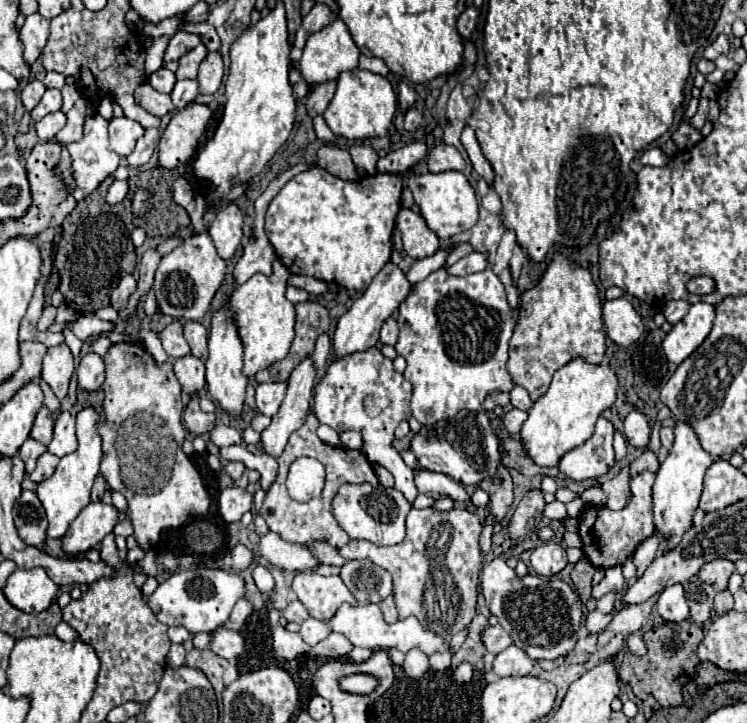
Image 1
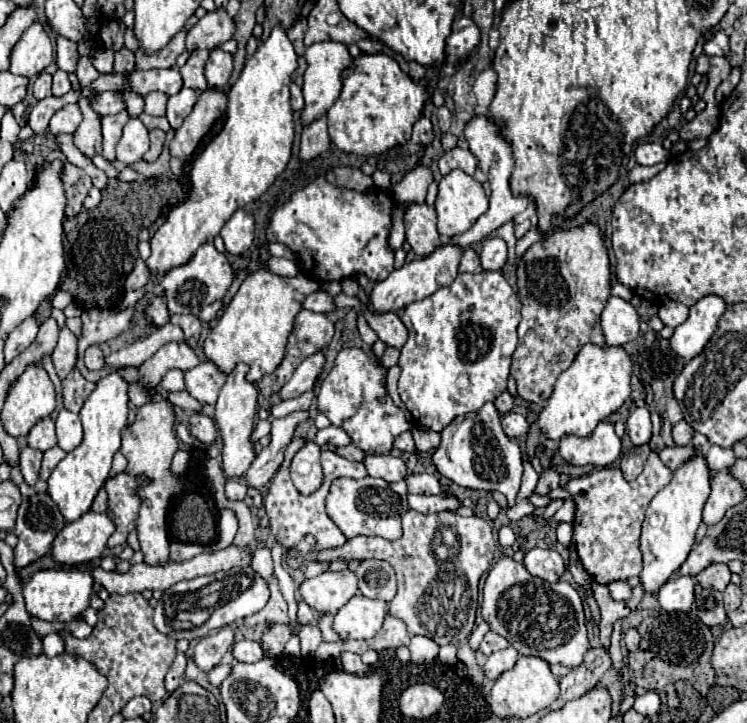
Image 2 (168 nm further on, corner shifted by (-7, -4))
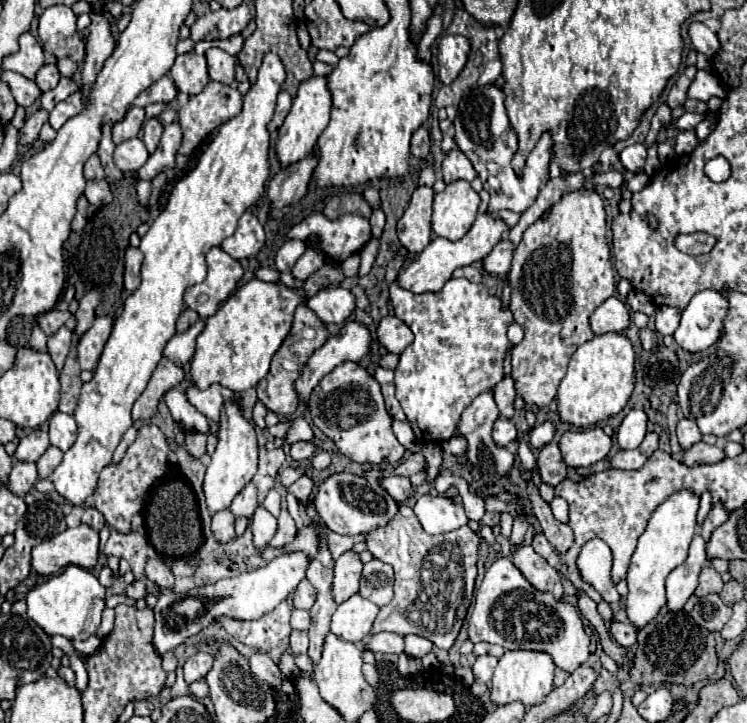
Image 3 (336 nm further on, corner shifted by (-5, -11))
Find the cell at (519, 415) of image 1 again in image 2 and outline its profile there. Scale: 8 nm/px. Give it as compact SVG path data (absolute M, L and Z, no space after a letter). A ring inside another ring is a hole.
M505 413L503 415L503 431L507 437L511 437L511 439L521 437L527 433L527 429L529 429L529 425L523 415L519 415L519 413Z

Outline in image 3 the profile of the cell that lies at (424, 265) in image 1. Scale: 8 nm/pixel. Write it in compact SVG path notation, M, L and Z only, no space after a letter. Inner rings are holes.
M477 86L465 94L457 108L455 118L455 142L461 152L471 160L477 176L483 182L483 188L491 194L491 202L487 212L497 214L499 210L511 210L523 214L537 198L541 180L549 172L549 158L551 158L551 136L543 134L533 152L527 158L523 178L519 178L511 168L511 158L517 152L517 134L513 132L507 112L505 112L505 94L499 86Z

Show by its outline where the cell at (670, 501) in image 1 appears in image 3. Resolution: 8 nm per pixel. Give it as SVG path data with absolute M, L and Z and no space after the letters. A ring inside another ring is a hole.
M677 490L663 504L655 508L645 532L639 536L631 568L627 572L629 594L625 602L627 616L637 628L653 620L659 608L665 606L665 578L687 558L691 538L695 536L697 530L697 510L699 510L699 496L693 490Z

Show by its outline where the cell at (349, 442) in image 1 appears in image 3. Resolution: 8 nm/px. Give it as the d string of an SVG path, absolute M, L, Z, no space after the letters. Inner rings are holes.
M295 442L295 444L291 444L291 458L295 462L303 462L303 460L307 462L315 454L315 450L317 450L317 446L313 442Z

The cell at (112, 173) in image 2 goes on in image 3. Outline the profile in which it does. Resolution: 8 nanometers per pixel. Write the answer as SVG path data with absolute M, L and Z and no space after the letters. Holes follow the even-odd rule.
M135 178L135 188L137 188L137 198L140 204L147 207L151 192L151 182Z

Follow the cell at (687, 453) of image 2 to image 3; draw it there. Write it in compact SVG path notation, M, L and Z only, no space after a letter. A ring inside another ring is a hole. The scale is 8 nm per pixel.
M697 442L693 448L685 450L683 464L685 466L699 466L699 464L715 464L725 458L723 450L719 446L709 446L705 442Z

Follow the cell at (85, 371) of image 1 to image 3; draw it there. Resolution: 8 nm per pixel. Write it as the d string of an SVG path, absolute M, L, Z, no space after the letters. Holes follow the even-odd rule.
M113 316L95 318L95 324L79 340L79 364L81 370L95 370L101 358L103 346L113 330Z

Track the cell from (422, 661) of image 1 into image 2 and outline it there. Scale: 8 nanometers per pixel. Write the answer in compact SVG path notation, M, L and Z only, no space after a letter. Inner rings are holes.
M413 635L411 643L409 643L409 651L411 651L411 661L413 663L429 663L437 657L439 645L435 641L431 641L429 637L423 635Z

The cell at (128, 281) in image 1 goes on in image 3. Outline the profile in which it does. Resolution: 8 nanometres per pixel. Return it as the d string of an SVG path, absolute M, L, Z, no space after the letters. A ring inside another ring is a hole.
M127 248L125 252L125 290L135 292L141 284L141 264L143 254L137 248Z

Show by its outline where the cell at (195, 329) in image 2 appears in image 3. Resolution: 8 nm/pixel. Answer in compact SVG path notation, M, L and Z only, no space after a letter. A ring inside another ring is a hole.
M183 310L183 314L177 318L177 332L185 332L185 330L189 330L189 326L193 324L193 322L197 322L197 312L193 312L193 310Z

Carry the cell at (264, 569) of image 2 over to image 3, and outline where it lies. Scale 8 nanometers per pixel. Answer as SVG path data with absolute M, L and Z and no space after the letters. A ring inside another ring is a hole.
M259 506L251 518L251 528L253 528L255 548L263 552L277 532L277 518L271 516L263 506Z

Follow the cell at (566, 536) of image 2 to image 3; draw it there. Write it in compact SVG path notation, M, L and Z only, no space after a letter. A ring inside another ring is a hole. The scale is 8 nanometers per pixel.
M555 496L553 502L551 502L551 510L553 510L553 514L555 514L555 518L559 522L563 522L563 524L569 522L569 506L567 506L565 500L561 500L561 498Z

